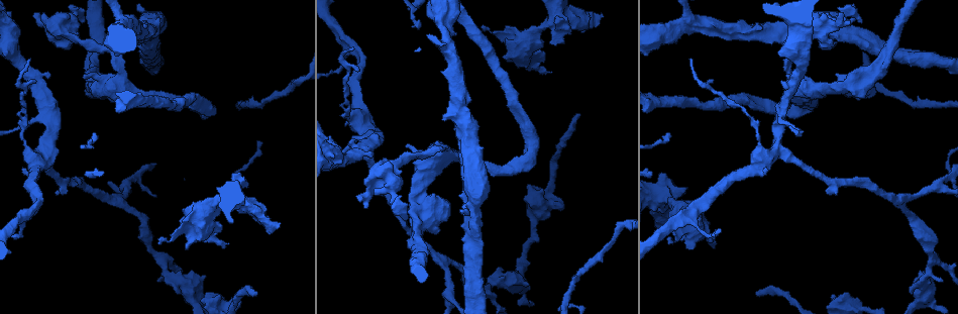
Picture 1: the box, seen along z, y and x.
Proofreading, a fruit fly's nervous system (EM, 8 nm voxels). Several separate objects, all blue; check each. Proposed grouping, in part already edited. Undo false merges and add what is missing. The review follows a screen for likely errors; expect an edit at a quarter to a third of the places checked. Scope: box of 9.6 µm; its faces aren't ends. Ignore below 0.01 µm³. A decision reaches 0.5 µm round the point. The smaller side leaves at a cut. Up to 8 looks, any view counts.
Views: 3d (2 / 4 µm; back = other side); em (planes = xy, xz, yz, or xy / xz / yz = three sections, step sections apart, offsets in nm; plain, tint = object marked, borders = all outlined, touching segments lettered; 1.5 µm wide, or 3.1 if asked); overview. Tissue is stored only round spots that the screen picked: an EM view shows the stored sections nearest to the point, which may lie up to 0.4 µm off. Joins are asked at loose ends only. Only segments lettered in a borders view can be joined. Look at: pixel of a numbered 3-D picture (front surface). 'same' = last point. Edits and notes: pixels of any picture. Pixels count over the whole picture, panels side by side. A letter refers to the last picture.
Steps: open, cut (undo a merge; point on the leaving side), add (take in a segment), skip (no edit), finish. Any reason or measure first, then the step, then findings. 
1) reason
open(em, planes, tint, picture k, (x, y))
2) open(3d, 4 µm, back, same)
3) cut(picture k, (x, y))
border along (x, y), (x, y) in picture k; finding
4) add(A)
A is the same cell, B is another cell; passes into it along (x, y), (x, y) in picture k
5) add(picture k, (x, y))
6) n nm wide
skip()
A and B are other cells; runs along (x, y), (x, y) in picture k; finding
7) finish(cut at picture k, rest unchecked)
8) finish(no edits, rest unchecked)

an open end
open(em, xy, step 4, tint, picture 1, (550, 72))

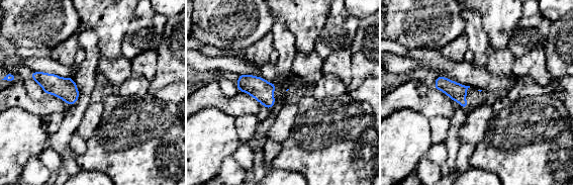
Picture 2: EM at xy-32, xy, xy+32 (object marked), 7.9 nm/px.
open(em, planes, borders, same)

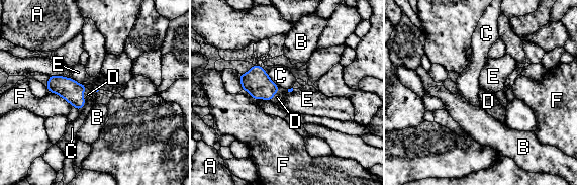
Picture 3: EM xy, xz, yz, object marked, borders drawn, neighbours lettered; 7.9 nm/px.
add(D)
D is the same cell, A, B, C, E and F are other cells; the cell continues

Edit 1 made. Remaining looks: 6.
calibre changes
open(em, yz, step 8, tint, picture 1, (553, 21))

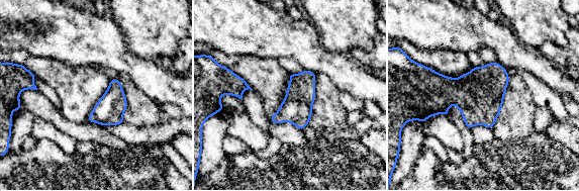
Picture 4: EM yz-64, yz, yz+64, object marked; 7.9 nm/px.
what lies round it
open(em, yz, step 8, borders, same)

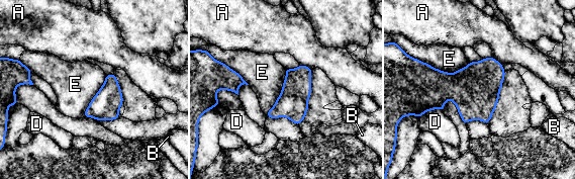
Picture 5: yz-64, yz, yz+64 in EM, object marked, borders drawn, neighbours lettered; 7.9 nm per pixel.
400 nm wide
skip()
A, B, D and E are other cells; border along (418, 59), (447, 72), (469, 62) in picture 5; continuous, no second cell

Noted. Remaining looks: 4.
long arm stops here
open(em, yz, step 4, borders, picture 1, (757, 294))

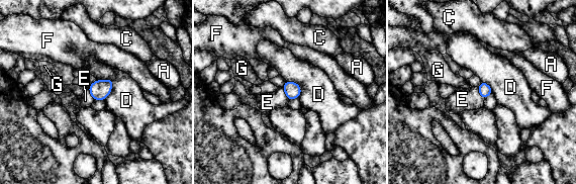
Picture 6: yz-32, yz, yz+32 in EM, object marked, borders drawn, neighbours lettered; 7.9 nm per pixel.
add(E)
E is the same cell, A, C, D, F and G are other cells; it goes on there

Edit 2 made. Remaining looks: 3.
finish(add at picture 3, add at picture 6, rest unchecked)

